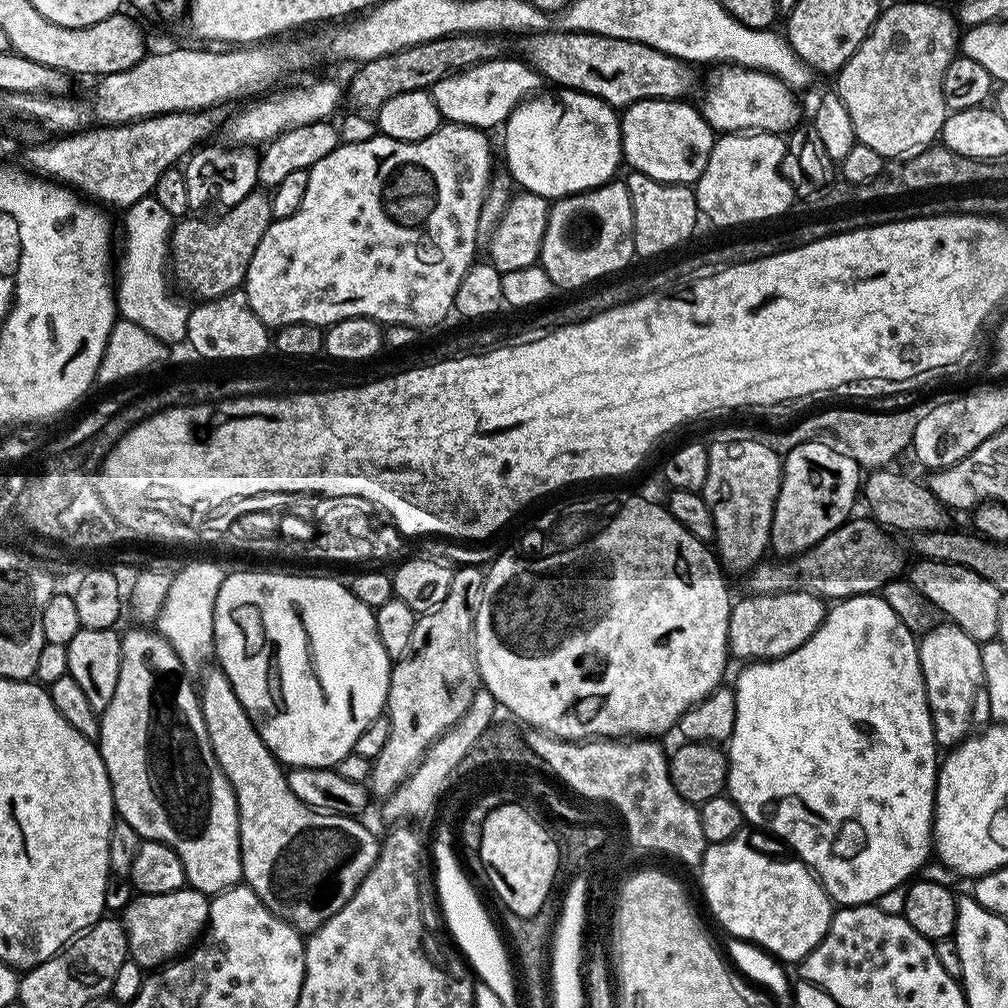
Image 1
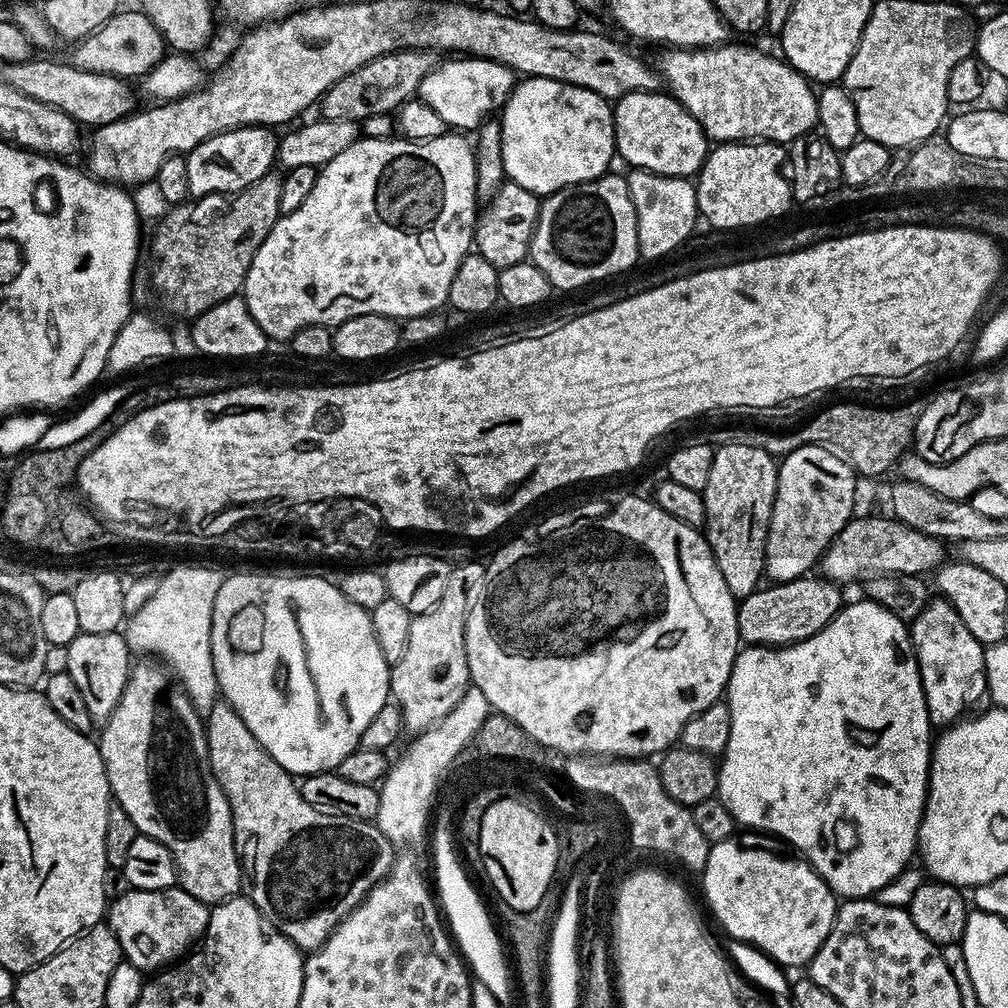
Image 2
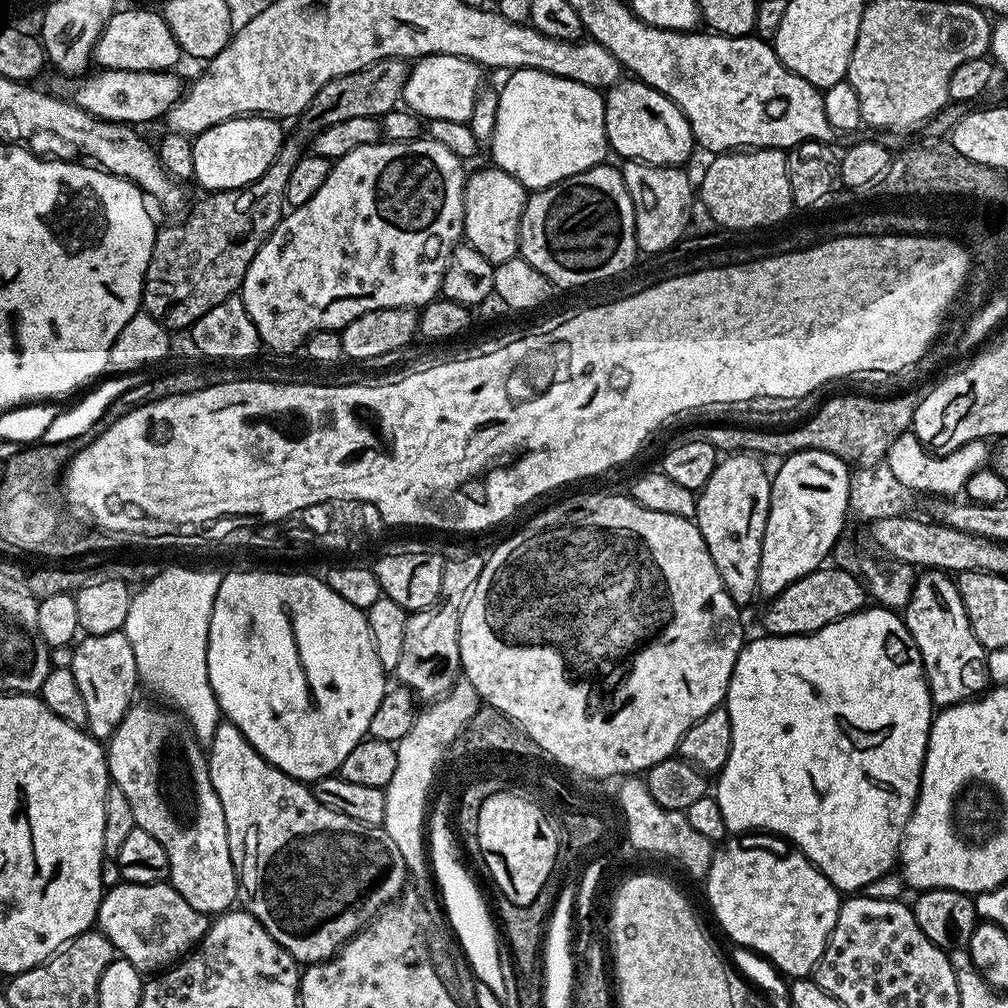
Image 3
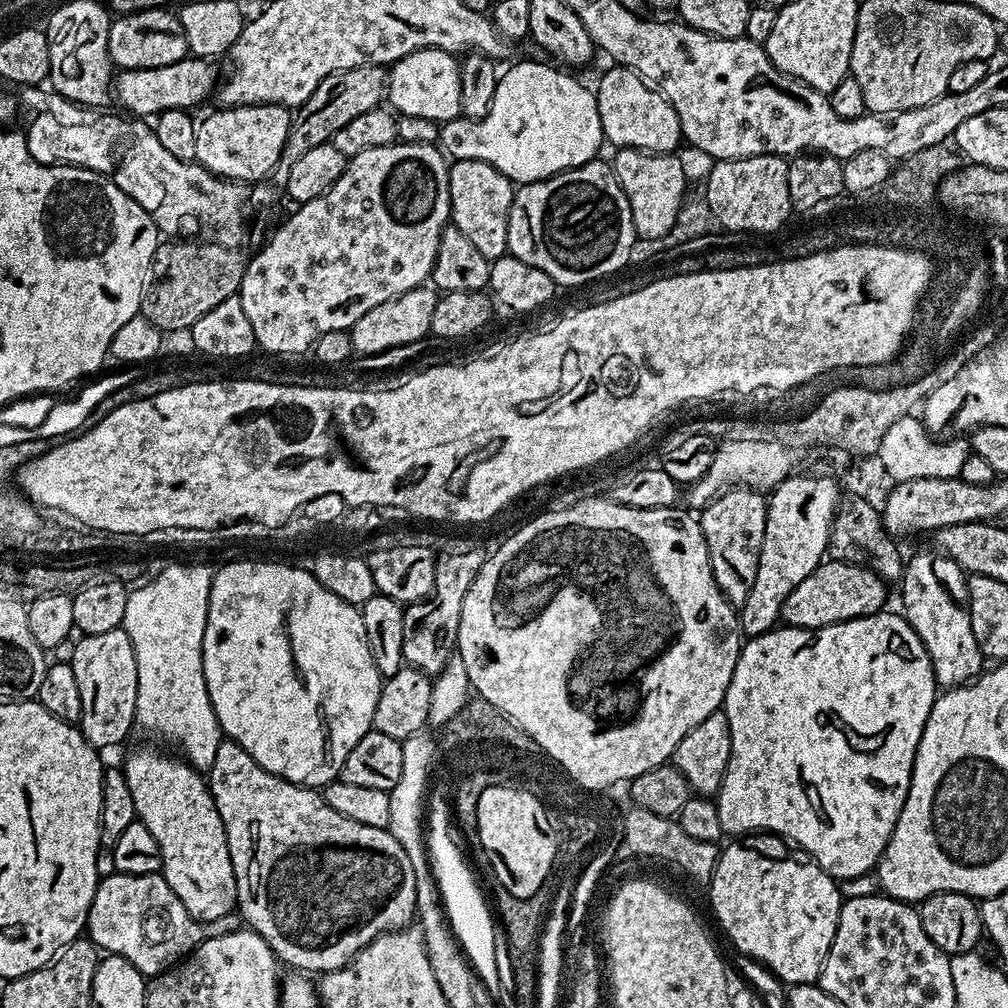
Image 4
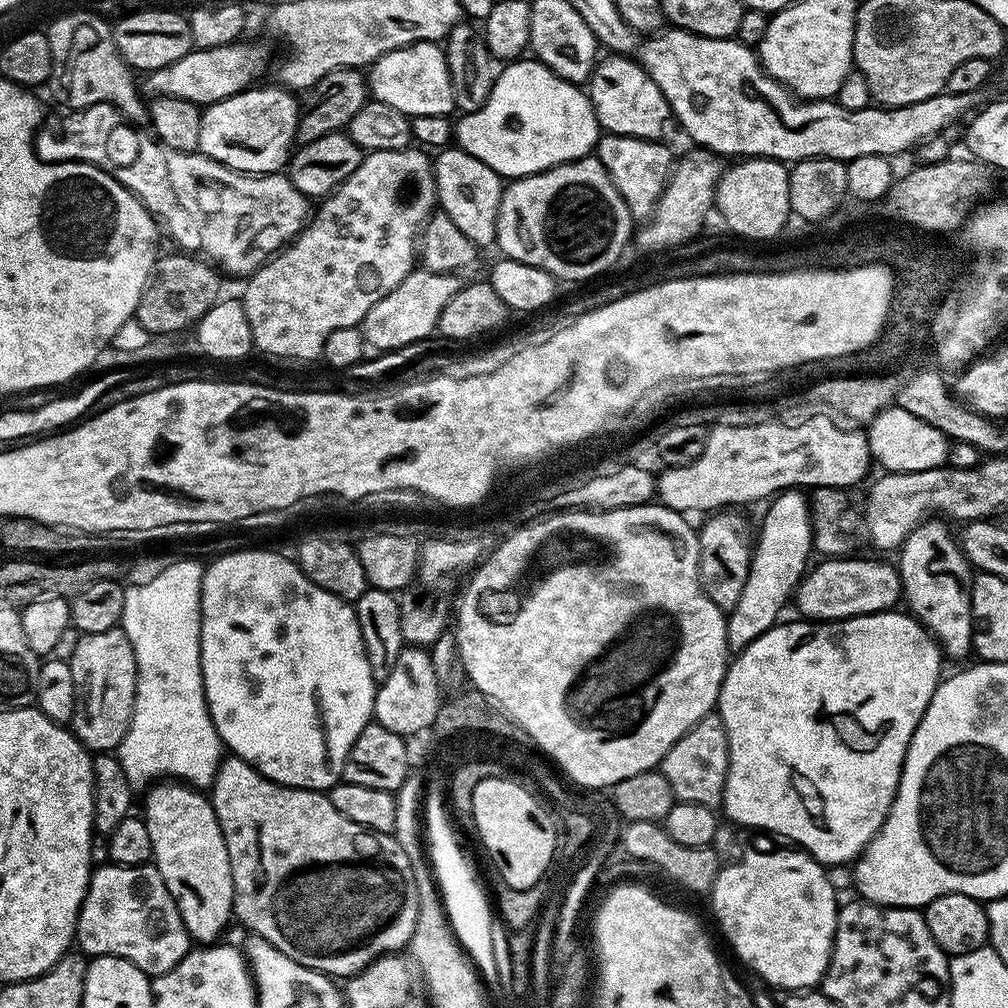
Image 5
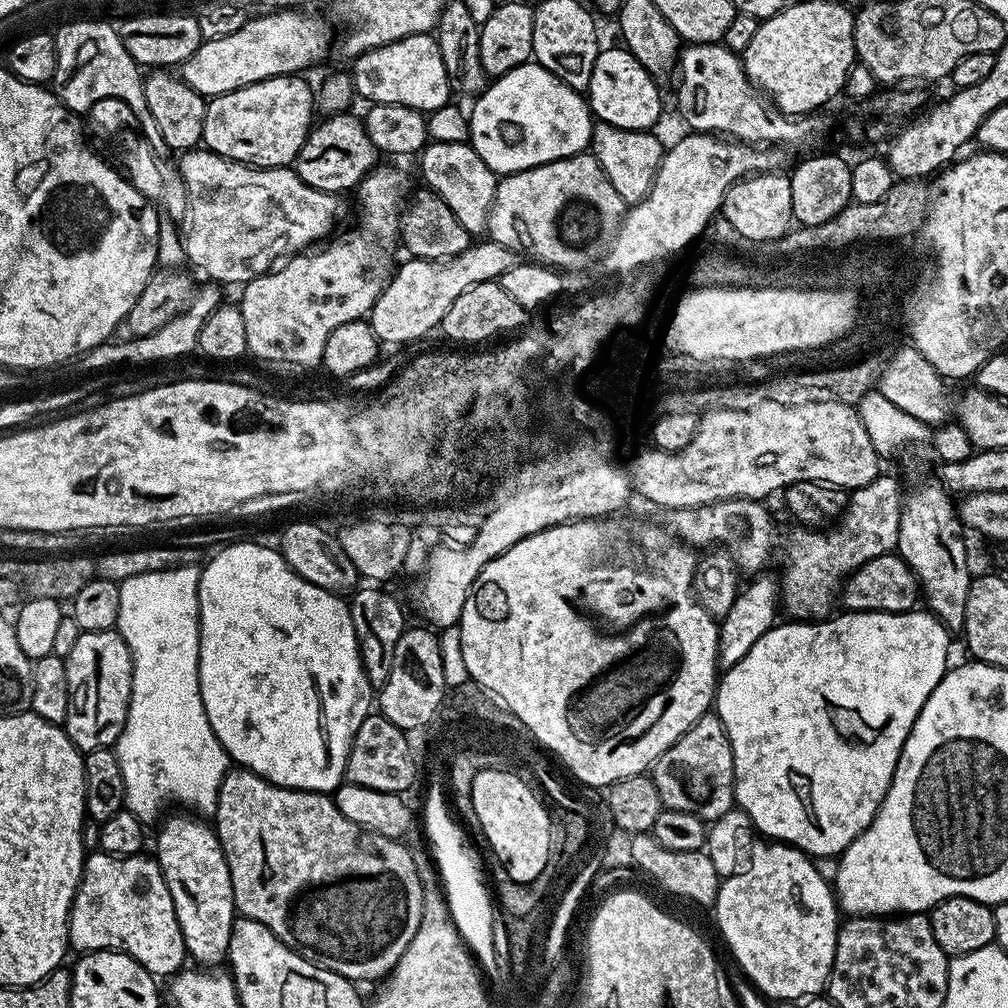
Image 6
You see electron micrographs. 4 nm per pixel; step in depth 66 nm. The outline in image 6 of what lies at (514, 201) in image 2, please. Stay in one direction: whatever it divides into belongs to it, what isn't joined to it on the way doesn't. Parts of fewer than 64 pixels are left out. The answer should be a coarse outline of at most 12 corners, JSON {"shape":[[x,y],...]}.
{"shape":[[471,143],[419,153],[431,191],[470,234],[488,227],[497,173]]}

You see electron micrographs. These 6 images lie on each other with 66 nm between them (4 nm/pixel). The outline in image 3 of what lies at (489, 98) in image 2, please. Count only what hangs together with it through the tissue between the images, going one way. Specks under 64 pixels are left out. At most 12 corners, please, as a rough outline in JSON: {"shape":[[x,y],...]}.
{"shape":[[421,56],[403,103],[428,122],[467,124],[481,65]]}

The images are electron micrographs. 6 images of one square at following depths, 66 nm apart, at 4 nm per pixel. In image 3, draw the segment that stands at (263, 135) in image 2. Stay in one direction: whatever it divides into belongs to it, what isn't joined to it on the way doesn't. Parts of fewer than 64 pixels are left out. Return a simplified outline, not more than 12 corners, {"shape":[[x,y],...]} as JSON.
{"shape":[[239,116],[192,140],[195,183],[230,192],[262,178],[286,139]]}

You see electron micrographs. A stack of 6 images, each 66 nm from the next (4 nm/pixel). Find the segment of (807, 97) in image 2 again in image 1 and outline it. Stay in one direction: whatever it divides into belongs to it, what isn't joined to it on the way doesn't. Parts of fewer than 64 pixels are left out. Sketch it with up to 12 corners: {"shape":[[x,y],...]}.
{"shape":[[716,66],[698,107],[713,133],[797,127],[777,76]]}

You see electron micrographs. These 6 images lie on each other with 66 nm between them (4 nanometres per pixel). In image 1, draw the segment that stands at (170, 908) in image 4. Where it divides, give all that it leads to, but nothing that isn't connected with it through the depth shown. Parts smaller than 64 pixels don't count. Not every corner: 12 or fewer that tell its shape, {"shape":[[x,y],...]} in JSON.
{"shape":[[187,886],[137,895],[122,913],[131,960],[156,970],[208,926],[209,897]]}

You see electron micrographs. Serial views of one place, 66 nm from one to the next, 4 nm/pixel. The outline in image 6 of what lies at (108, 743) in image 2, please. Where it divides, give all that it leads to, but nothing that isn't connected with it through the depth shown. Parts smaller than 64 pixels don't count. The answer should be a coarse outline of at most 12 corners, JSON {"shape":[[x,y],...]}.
{"shape":[[195,815],[159,825],[185,953],[228,959],[238,916],[215,827]]}

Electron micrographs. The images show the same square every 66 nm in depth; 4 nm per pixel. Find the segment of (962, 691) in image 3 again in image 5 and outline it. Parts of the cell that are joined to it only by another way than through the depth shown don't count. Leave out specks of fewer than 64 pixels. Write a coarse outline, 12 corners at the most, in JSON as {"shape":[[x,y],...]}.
{"shape":[[940,518],[899,549],[903,603],[941,653],[972,652],[974,569]]}

